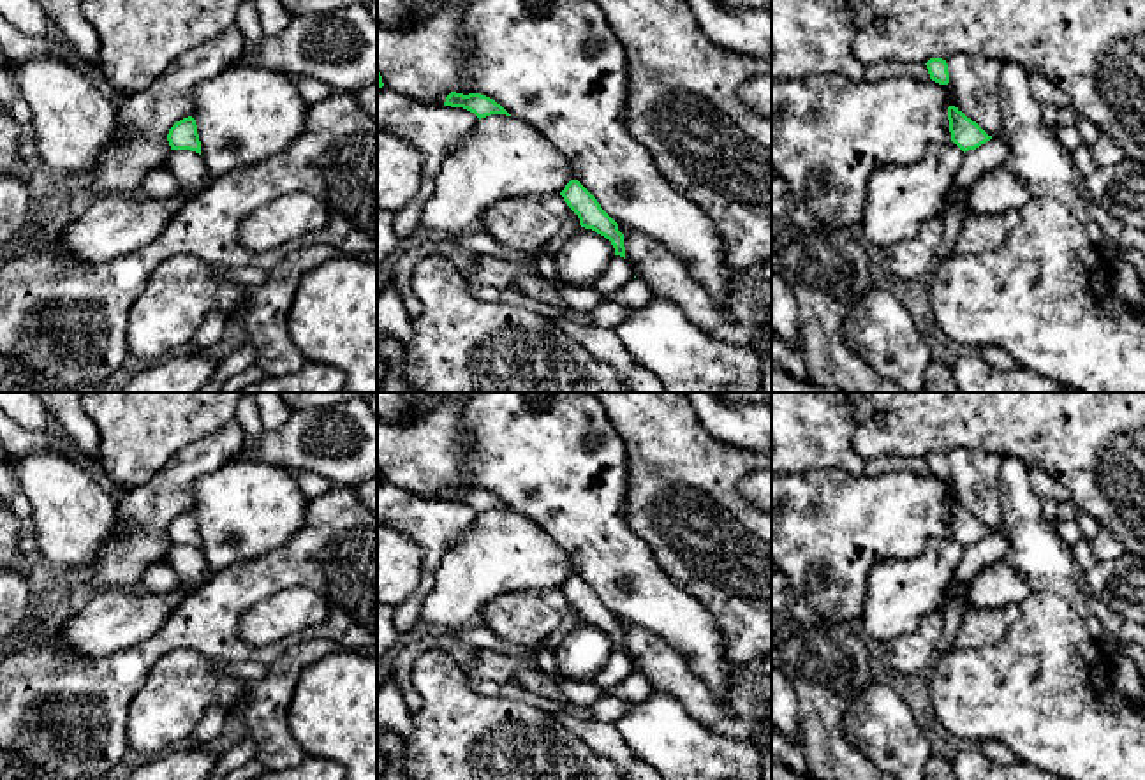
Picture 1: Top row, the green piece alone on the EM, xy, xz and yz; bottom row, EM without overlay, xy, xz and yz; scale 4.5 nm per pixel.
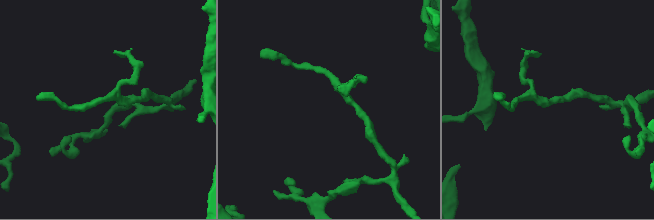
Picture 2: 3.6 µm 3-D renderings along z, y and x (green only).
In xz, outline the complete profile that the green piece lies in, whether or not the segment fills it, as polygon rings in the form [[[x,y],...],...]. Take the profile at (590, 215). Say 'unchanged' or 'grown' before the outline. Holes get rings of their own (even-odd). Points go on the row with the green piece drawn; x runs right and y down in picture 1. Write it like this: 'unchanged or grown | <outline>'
unchanged | [[[571,180],[560,192],[567,206],[578,215],[580,225],[611,241],[615,255],[625,259],[624,234],[618,224],[601,208],[597,199],[578,181]]]

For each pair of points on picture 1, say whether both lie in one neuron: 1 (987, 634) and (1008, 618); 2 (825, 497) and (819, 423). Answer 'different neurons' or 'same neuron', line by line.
1: same neuron
2: different neurons

